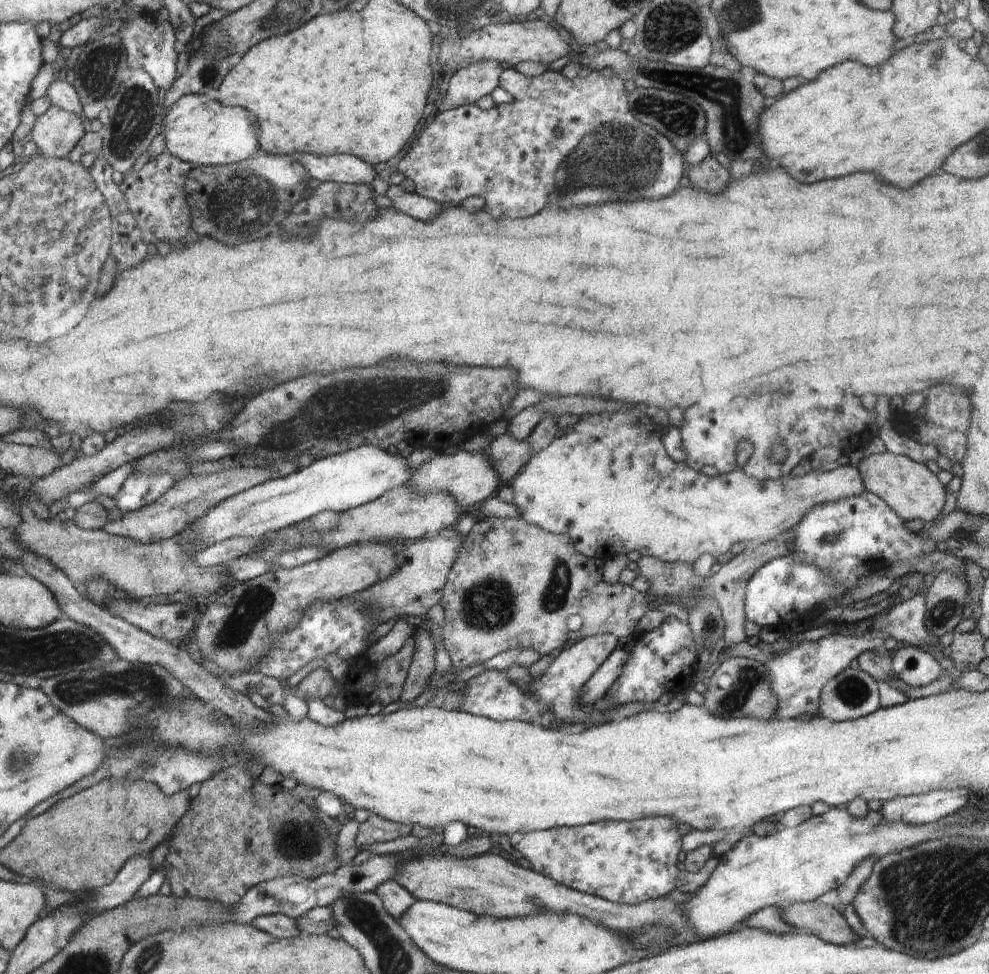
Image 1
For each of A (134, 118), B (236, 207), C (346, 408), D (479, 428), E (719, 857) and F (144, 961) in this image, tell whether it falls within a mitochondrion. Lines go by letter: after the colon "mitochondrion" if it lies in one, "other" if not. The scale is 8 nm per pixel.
A: mitochondrion
B: mitochondrion
C: mitochondrion
D: other
E: other
F: mitochondrion

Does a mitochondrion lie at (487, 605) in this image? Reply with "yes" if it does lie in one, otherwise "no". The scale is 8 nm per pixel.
yes

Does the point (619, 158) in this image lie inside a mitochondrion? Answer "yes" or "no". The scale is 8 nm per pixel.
yes

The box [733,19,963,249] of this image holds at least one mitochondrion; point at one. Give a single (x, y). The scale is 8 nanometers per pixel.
(940, 58)

